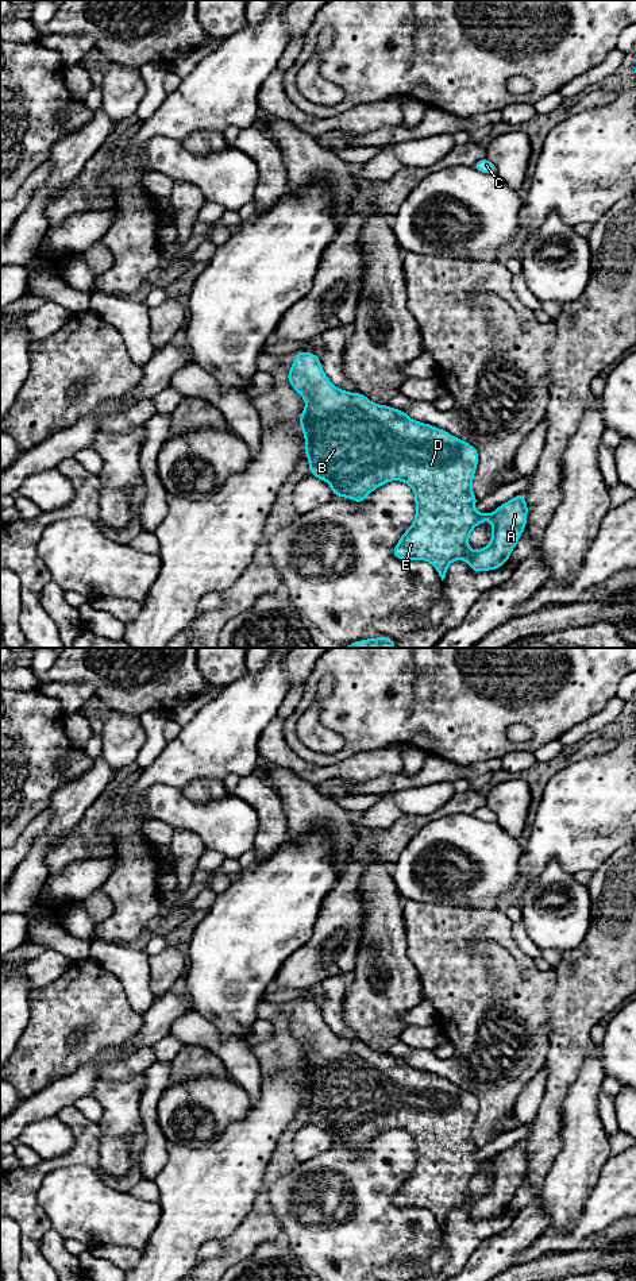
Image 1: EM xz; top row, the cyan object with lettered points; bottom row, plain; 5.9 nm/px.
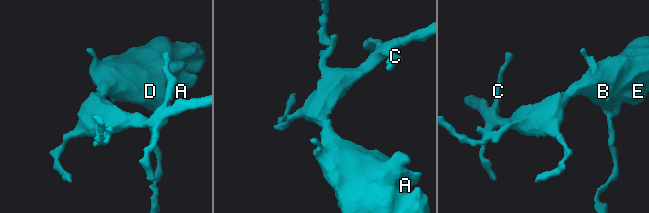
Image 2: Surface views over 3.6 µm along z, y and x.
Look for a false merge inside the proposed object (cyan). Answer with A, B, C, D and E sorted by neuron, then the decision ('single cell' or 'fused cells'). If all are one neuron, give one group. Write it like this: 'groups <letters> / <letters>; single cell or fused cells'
groups A B C D E; single cell

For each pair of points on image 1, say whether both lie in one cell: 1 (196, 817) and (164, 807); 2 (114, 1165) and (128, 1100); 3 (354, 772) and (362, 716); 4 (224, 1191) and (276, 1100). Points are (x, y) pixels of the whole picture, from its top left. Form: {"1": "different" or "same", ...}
{"1": "same", "2": "same", "3": "different", "4": "same"}

